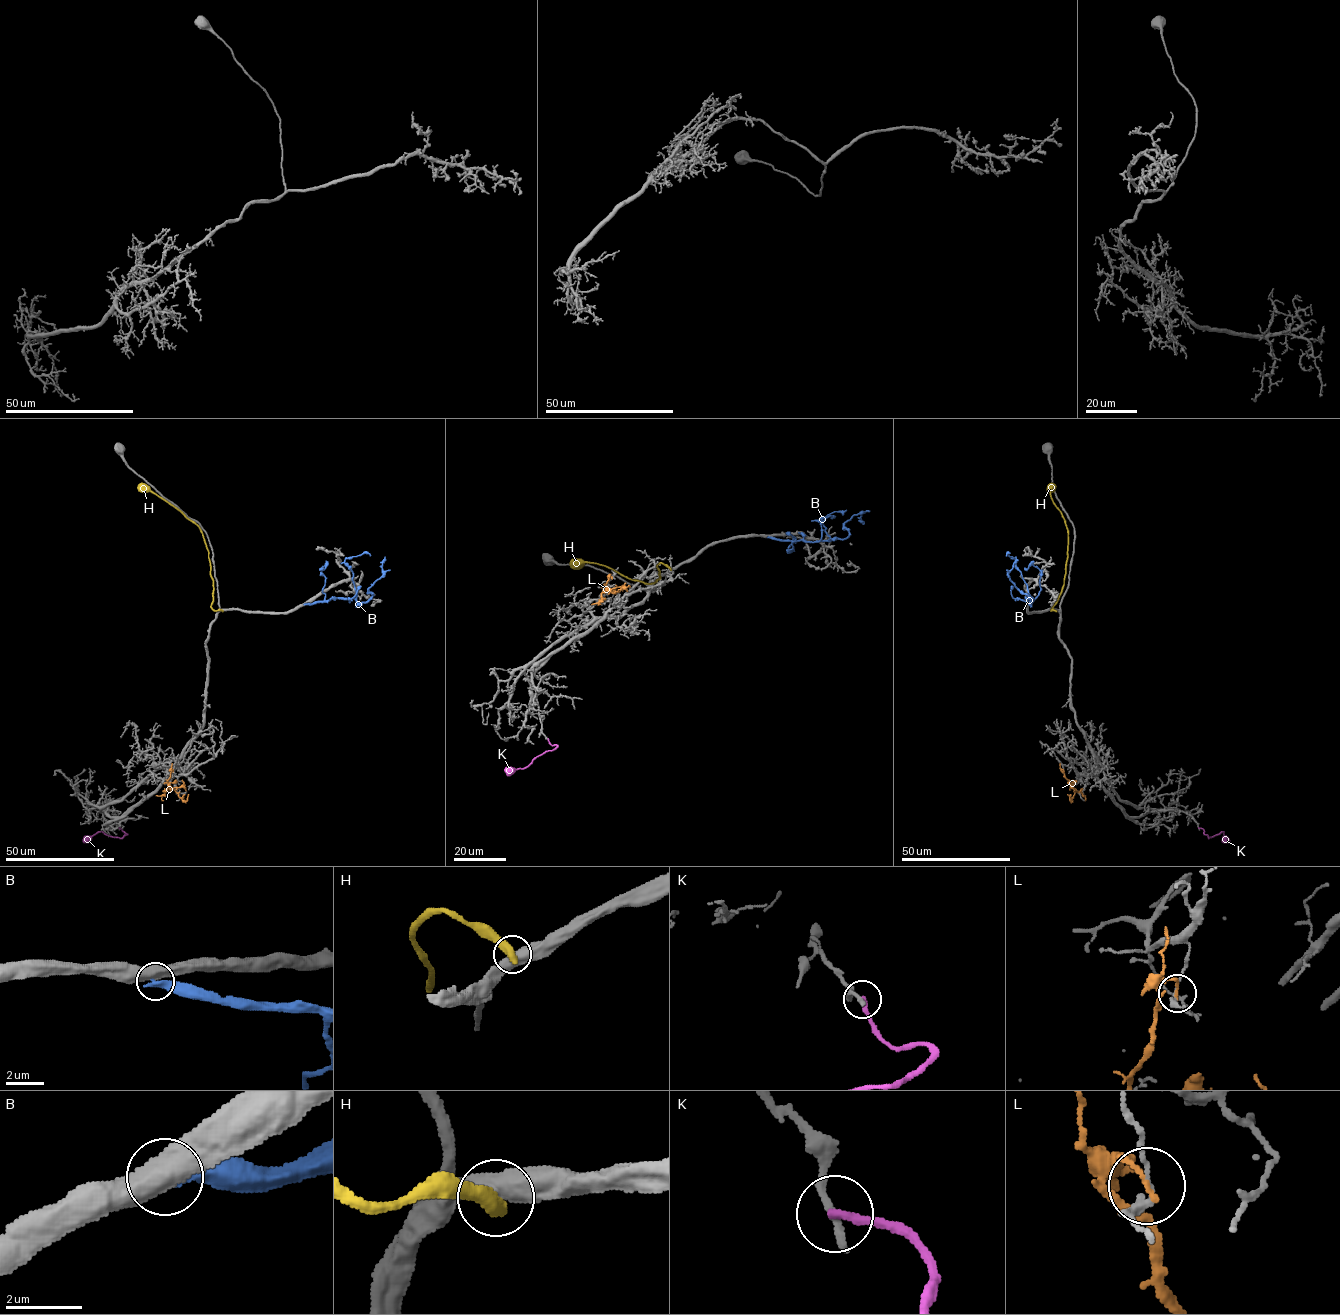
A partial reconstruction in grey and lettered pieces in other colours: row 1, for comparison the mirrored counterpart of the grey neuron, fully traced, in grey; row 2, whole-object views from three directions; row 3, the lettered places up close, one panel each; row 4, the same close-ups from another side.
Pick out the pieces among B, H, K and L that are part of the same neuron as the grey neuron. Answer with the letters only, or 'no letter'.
no letter

